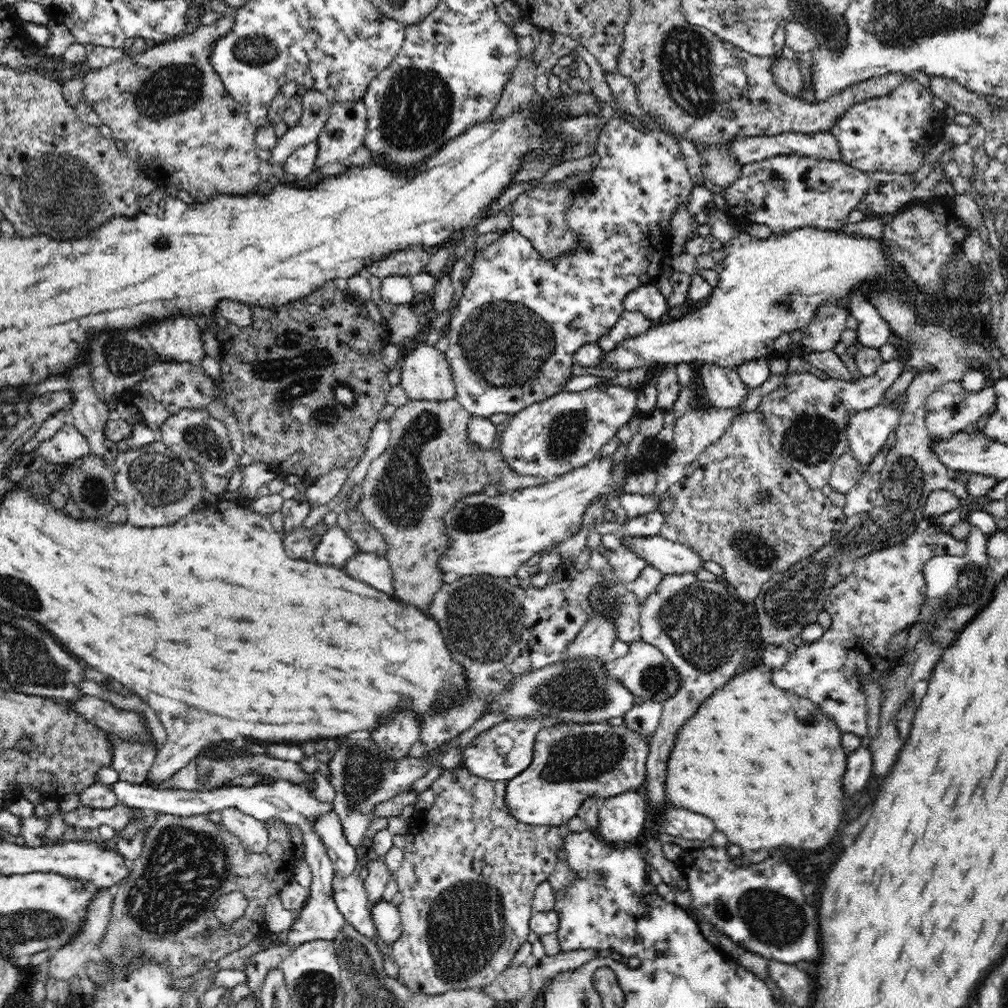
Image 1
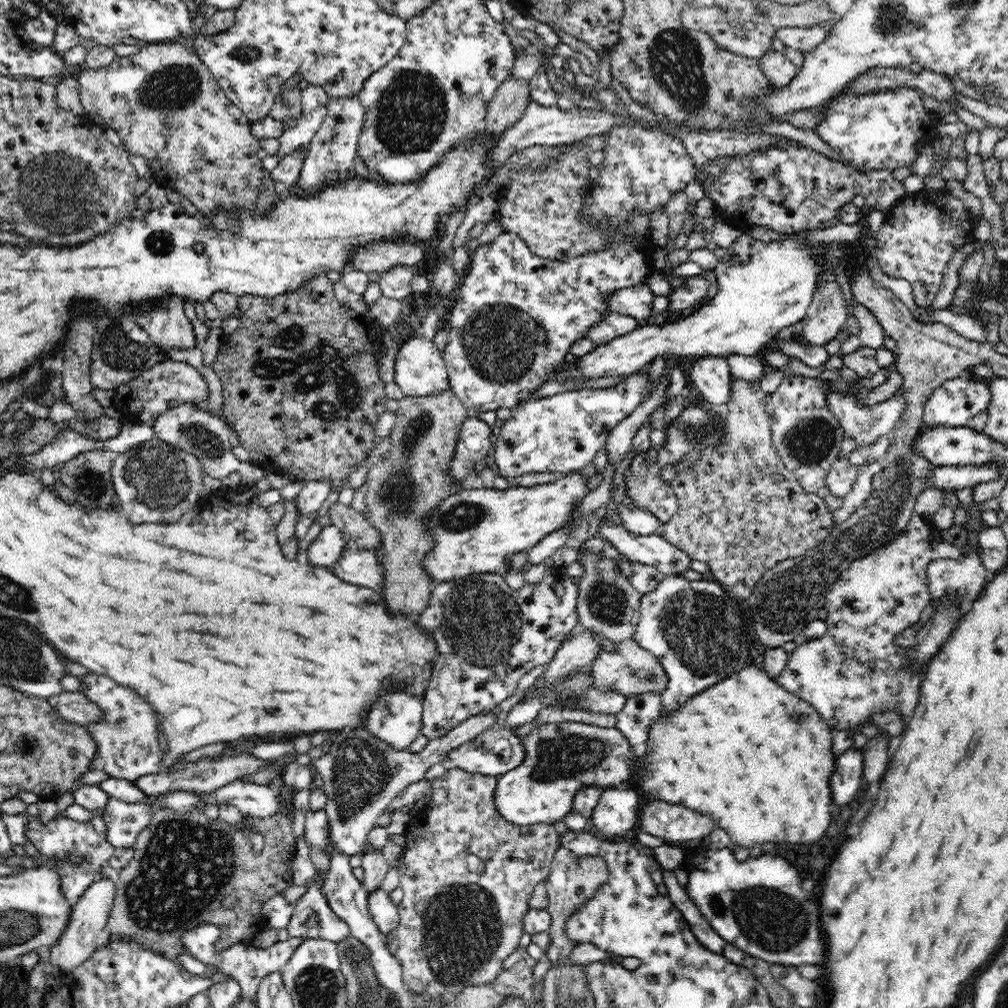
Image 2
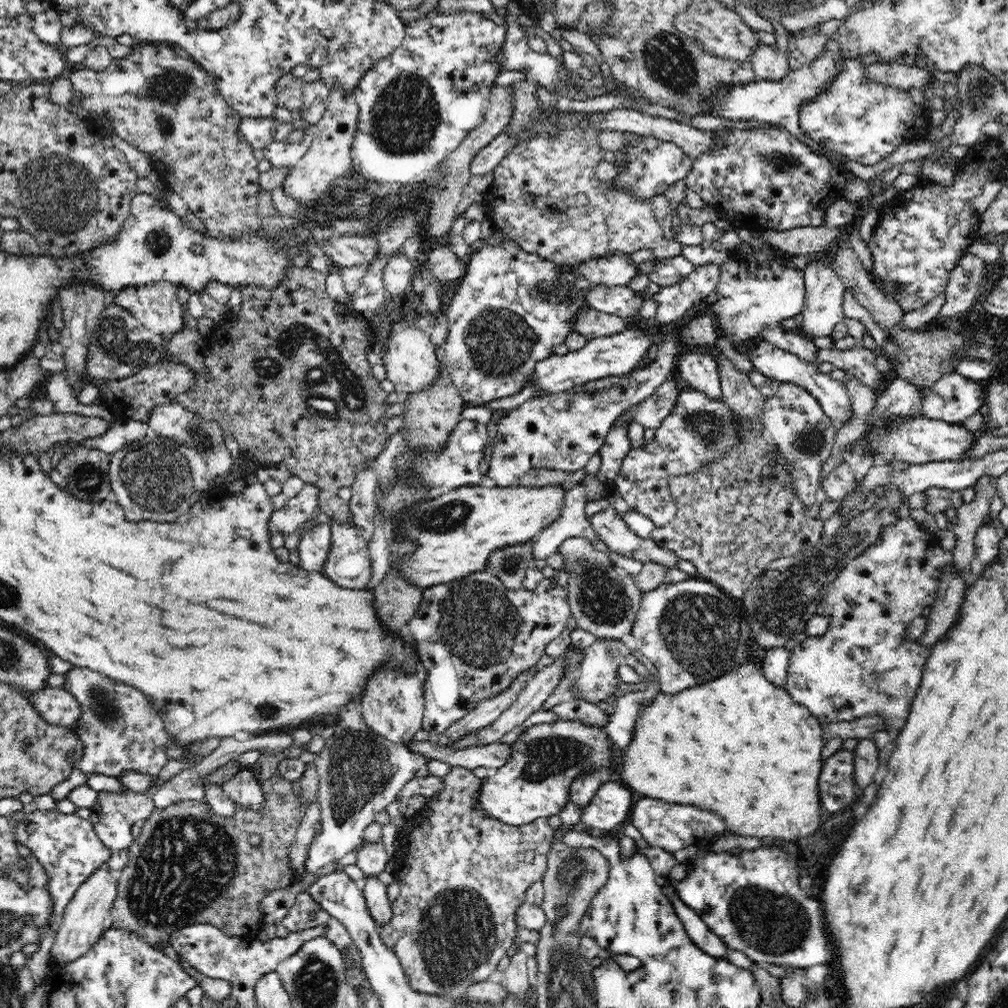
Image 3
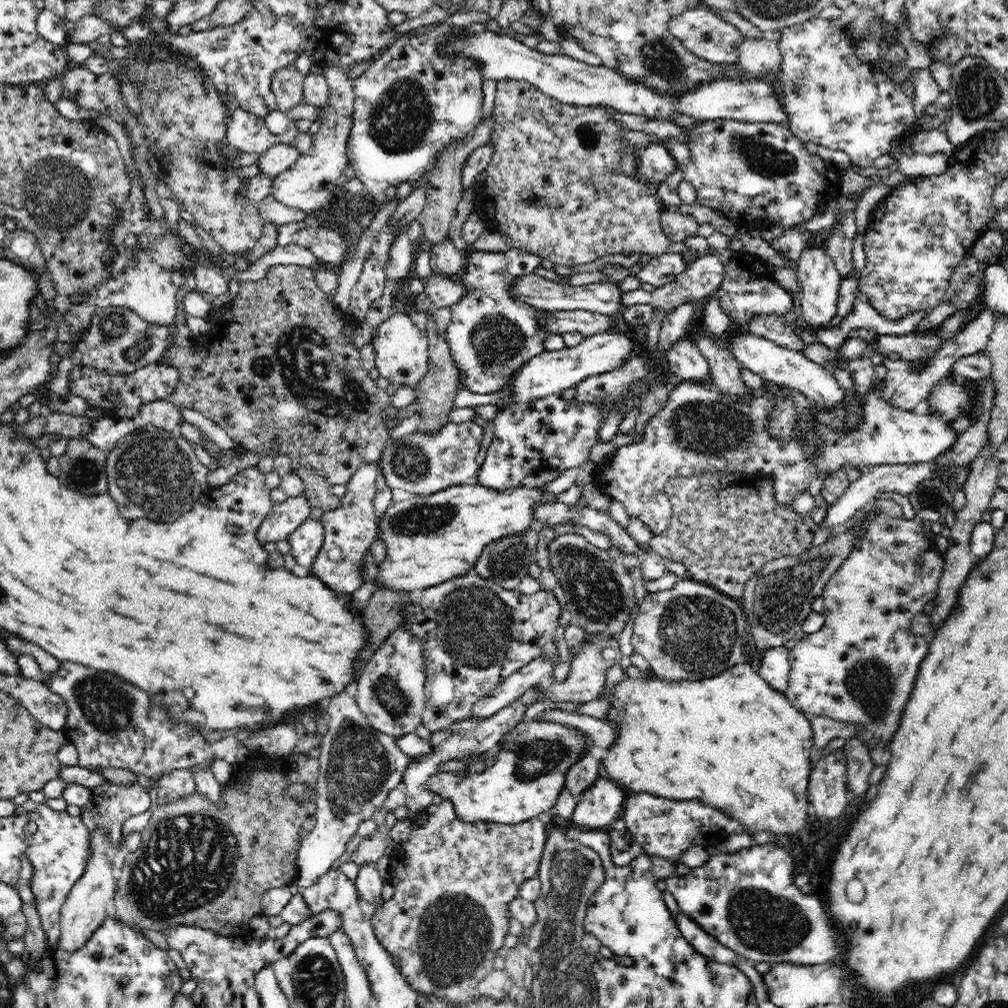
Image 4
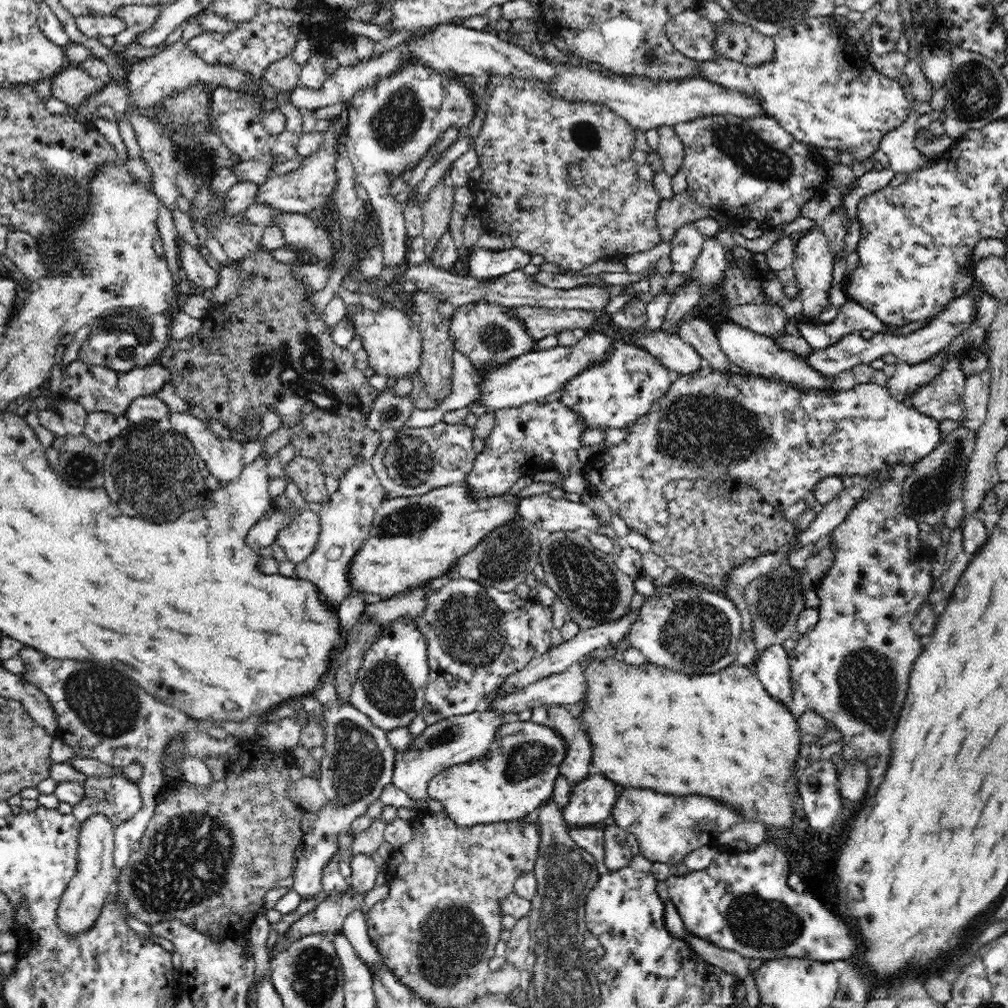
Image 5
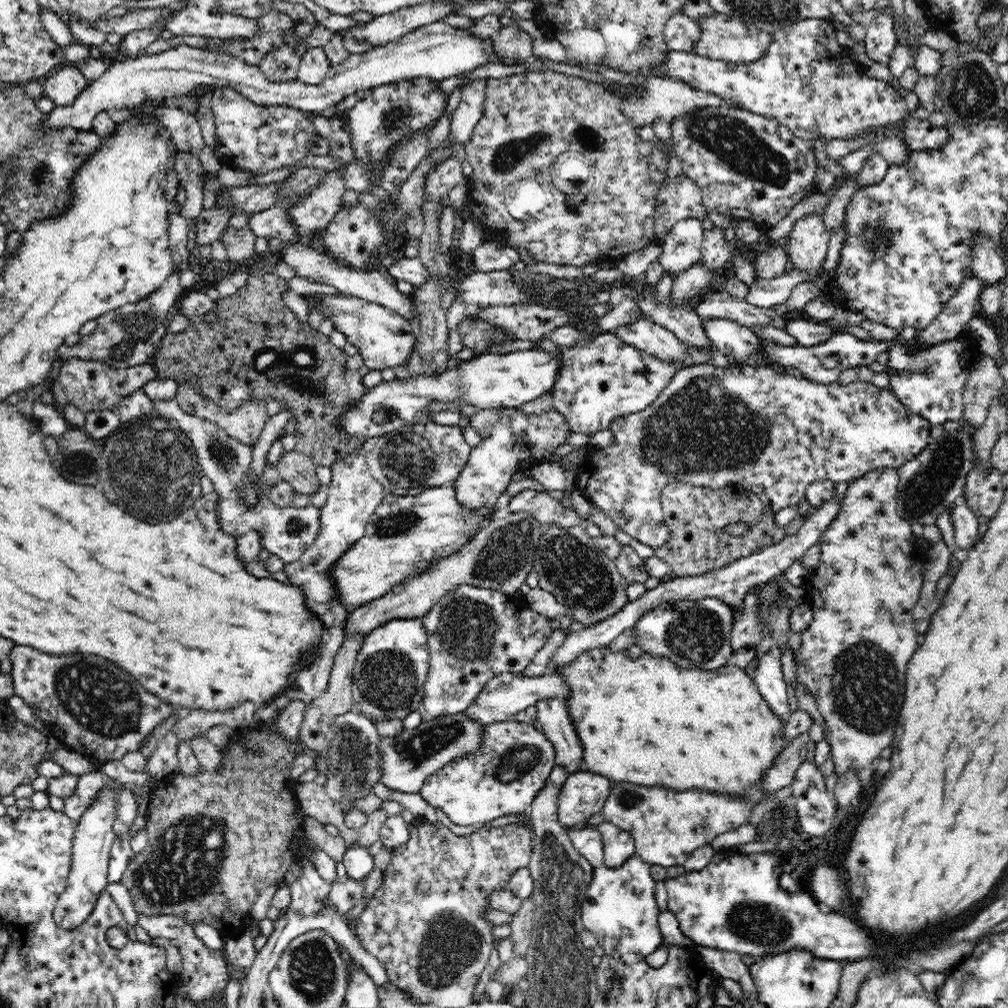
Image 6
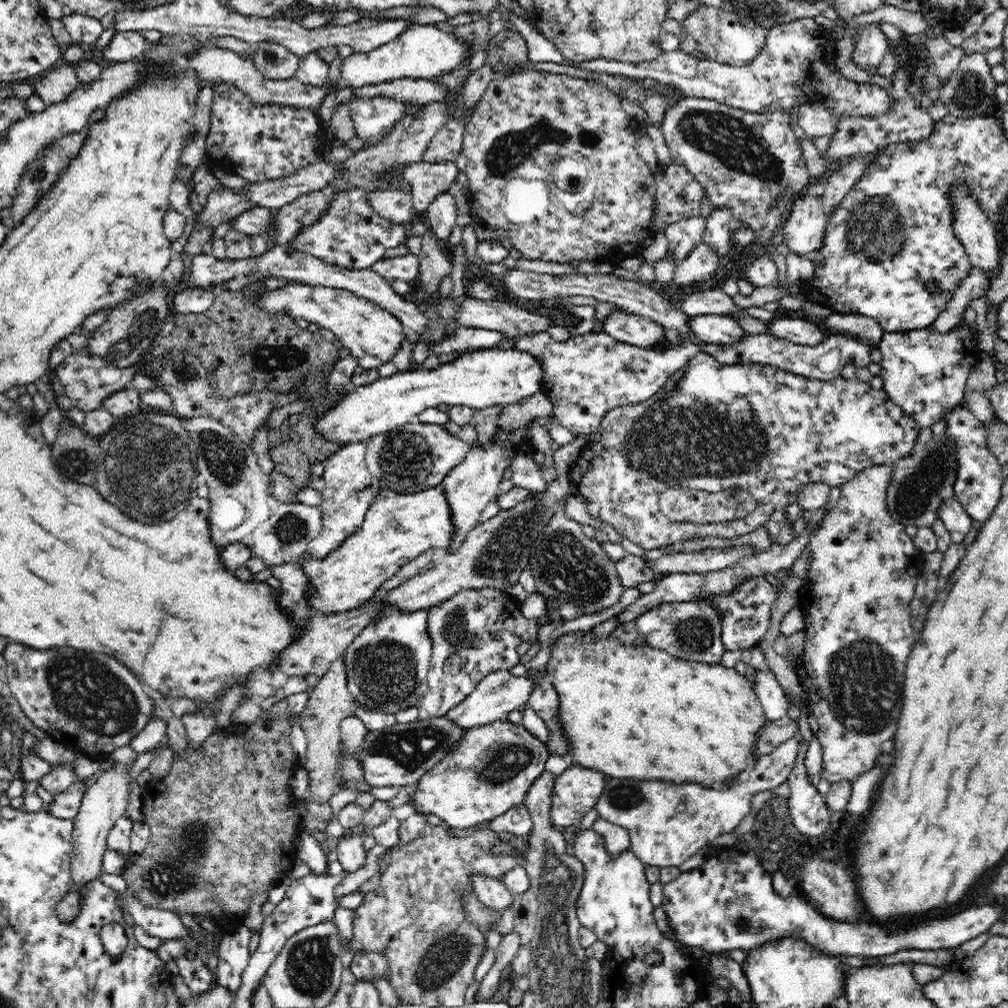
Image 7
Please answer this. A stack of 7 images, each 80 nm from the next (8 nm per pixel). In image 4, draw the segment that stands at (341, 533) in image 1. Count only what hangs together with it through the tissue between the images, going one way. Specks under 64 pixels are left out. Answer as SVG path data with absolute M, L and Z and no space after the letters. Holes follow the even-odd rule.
M311 516L304 520L298 530L287 536L294 560L300 566L310 570L316 555L319 554L320 547L323 546L323 538L324 527L320 520Z

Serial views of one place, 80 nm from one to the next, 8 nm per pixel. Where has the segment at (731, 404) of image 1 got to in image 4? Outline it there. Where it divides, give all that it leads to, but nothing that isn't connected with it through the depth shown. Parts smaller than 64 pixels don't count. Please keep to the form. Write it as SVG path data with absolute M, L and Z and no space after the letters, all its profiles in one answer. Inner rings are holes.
M688 338L678 339L665 352L668 371L681 380L712 386L712 371L703 353Z

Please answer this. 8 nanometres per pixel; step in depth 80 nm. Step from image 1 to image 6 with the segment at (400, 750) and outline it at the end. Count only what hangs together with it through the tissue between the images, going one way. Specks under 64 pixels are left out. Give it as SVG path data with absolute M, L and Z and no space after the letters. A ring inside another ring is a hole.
M422 617L389 620L367 633L352 668L353 701L370 720L402 720L422 704L423 688L429 673L428 633Z

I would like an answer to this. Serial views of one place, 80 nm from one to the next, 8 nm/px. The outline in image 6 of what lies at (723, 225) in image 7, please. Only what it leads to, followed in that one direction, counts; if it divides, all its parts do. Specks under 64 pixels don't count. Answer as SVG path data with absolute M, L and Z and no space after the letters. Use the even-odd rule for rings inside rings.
M713 226L703 232L702 256L704 267L718 270L731 261L736 245L726 240L724 229Z

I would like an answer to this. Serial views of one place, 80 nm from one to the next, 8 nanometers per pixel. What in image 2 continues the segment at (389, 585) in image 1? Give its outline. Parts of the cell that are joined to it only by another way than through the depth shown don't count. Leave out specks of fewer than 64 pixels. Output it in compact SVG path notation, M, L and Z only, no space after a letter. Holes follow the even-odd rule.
M348 533L344 534L347 548L334 563L331 571L348 584L363 585L382 592L385 568L374 552L359 547Z

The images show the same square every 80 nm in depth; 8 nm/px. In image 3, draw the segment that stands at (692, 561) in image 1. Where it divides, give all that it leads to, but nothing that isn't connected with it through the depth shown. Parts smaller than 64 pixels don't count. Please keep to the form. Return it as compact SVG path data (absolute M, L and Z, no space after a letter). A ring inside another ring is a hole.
M612 507L592 514L587 520L610 550L642 563L656 562L666 570L677 568L680 558L664 550L653 538L636 536Z

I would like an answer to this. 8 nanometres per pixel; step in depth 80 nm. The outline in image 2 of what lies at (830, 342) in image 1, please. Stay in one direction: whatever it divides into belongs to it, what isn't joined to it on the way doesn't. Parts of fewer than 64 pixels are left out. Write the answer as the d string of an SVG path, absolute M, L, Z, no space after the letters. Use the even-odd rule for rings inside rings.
M824 279L812 297L807 315L803 318L803 333L800 336L812 346L822 347L836 338L849 315L840 285L834 279Z

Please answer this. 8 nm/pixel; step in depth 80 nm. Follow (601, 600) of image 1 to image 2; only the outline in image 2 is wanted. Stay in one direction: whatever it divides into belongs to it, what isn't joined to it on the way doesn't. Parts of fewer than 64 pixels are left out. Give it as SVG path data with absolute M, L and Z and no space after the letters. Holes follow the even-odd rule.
M583 543L580 547L578 562L584 567L579 580L577 613L584 628L600 635L600 638L622 643L633 640L640 620L641 594L630 583L628 575L620 572L614 560L590 551Z

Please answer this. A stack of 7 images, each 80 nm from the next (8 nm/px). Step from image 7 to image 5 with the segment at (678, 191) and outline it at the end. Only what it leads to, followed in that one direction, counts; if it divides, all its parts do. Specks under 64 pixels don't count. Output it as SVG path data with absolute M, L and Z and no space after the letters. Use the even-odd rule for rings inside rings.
M690 188L683 193L674 193L672 198L660 199L656 222L663 242L668 243L683 224L697 223L702 218L708 218L710 210L710 207L696 202Z

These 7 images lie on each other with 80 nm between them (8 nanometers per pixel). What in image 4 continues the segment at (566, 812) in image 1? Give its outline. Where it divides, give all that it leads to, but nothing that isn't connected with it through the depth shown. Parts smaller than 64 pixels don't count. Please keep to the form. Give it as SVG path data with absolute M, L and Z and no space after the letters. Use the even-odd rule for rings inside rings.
M524 720L519 722L518 725L514 726L513 729L510 729L506 735L504 735L499 743L502 744L502 748L499 750L495 761L492 766L486 767L482 773L468 771L467 775L456 775L456 772L444 772L440 771L438 774L434 774L428 778L426 782L426 789L431 791L437 799L447 798L452 801L452 804L455 804L455 812L458 813L463 820L466 821L492 821L505 825L515 825L516 823L523 823L524 821L534 819L541 812L548 812L551 808L556 806L556 801L558 800L558 795L562 788L566 787L567 772L571 770L572 764L579 762L583 758L583 754L590 748L590 740L587 740L587 736L583 735L583 732L579 732L579 729L571 728L570 725L558 724L554 722L546 721L530 721Z

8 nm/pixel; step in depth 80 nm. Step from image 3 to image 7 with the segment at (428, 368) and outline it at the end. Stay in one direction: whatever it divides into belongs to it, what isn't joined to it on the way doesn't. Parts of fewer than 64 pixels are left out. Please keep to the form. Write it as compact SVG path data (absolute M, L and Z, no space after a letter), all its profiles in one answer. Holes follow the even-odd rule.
M288 281L280 289L271 290L270 296L264 300L264 309L287 312L293 320L303 318L309 323L317 324L319 328L330 330L343 346L350 350L351 357L358 361L358 365L366 371L378 369L392 360L400 348L400 343L406 339L406 329L394 313L348 290Z

